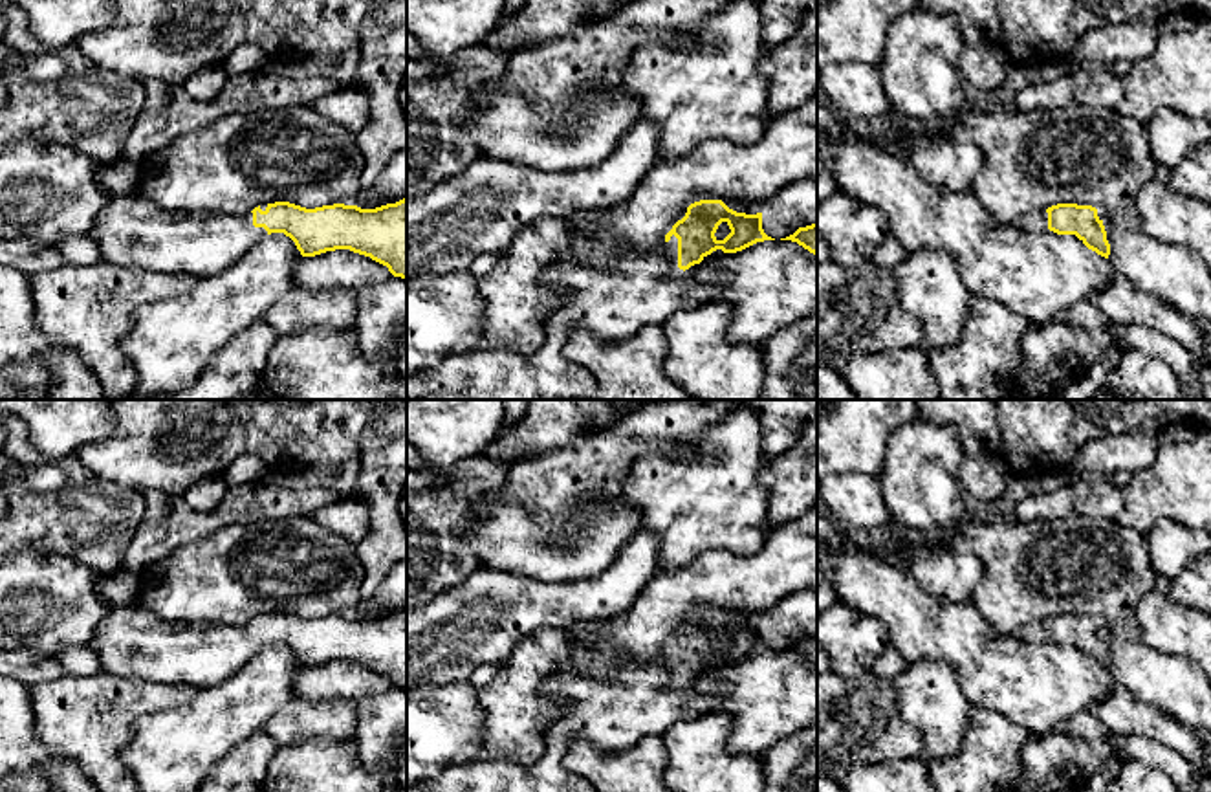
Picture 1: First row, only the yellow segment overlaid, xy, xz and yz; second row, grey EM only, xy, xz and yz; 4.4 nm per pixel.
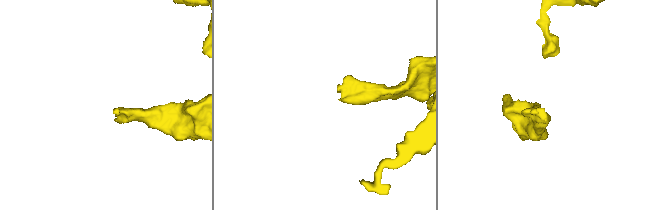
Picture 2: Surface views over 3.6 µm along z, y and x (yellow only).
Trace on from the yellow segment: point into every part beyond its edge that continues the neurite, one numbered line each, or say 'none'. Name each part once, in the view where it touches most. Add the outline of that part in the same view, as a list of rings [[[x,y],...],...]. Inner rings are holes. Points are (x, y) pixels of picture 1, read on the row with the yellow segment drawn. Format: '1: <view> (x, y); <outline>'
1: xz (671, 246); [[[672,235],[669,242],[665,242],[667,255],[671,258],[671,279],[683,277],[685,271],[678,268],[678,238]]]

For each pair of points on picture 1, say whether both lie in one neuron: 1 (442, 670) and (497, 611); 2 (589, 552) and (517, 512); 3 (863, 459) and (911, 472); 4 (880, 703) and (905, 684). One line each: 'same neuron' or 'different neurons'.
1: same neuron
2: same neuron
3: different neurons
4: different neurons

